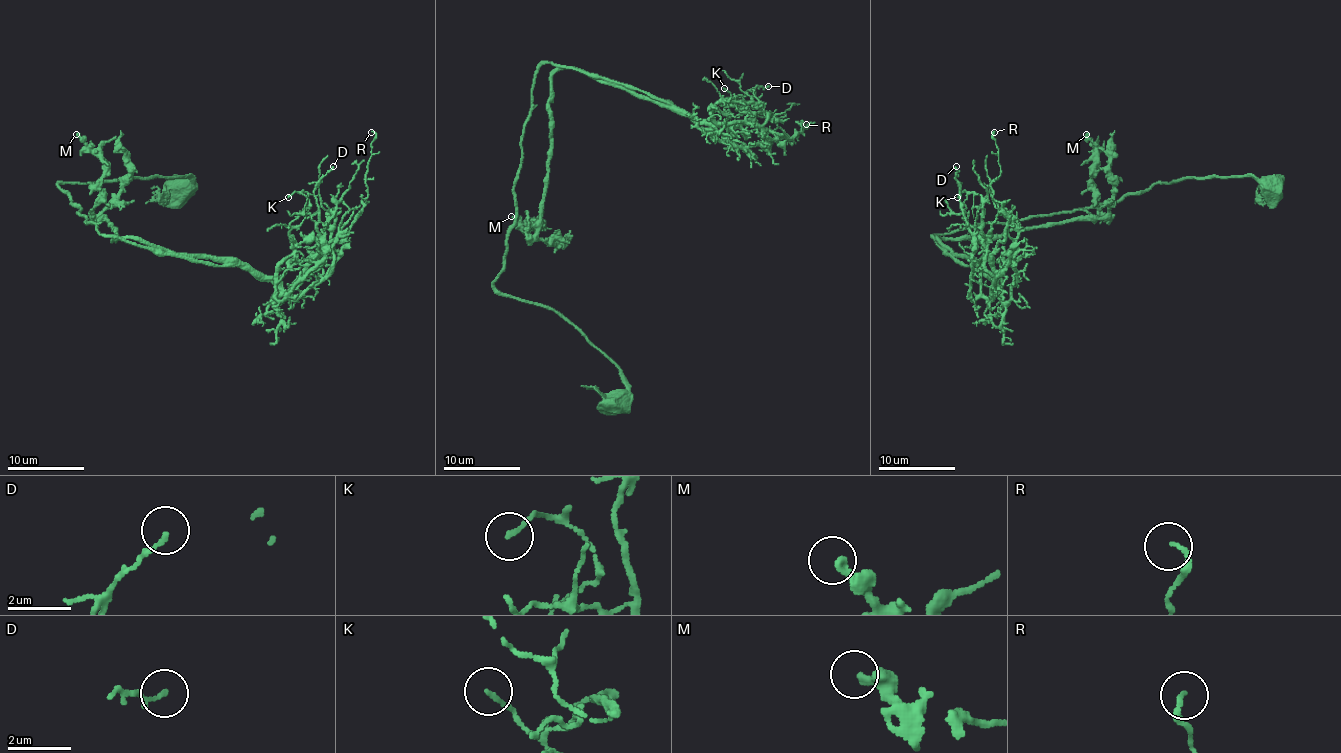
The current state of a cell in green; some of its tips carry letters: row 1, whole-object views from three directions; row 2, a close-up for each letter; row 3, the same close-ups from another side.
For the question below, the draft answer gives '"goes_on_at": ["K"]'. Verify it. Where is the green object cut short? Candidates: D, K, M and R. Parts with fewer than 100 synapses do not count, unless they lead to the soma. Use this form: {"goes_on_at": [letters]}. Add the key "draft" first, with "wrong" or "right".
{"draft": "wrong", "goes_on_at": []}

